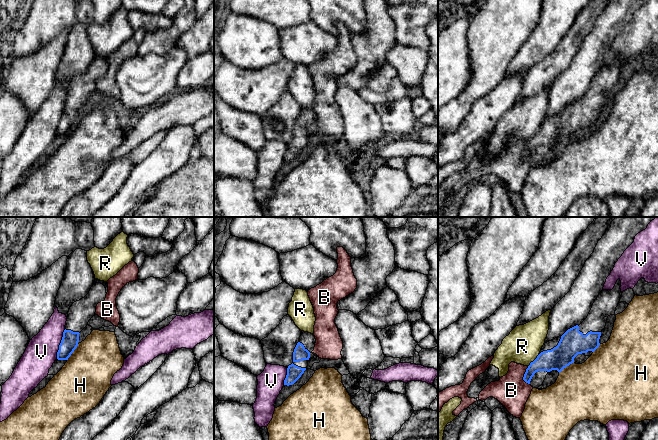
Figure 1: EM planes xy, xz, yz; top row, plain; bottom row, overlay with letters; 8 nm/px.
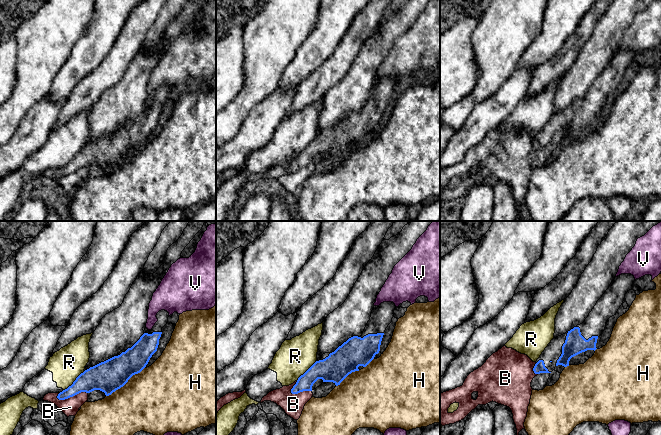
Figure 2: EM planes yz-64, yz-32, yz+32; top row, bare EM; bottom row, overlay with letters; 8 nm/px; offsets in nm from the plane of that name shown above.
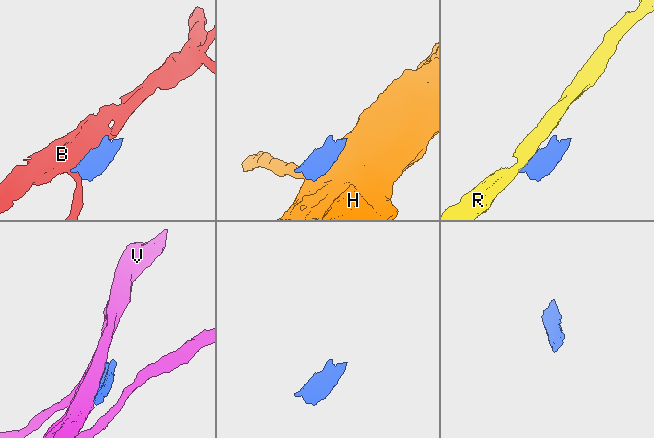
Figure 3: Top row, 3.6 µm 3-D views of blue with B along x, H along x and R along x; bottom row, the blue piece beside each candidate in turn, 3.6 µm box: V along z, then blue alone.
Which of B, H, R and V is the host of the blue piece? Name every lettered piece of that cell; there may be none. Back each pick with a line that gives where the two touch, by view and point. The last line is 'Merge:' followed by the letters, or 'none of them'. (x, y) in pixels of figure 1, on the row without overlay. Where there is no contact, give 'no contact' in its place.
Merge: none of them

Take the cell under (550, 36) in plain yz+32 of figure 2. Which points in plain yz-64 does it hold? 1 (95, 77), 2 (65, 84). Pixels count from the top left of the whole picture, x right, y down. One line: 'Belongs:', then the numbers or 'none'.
Belongs: 2

